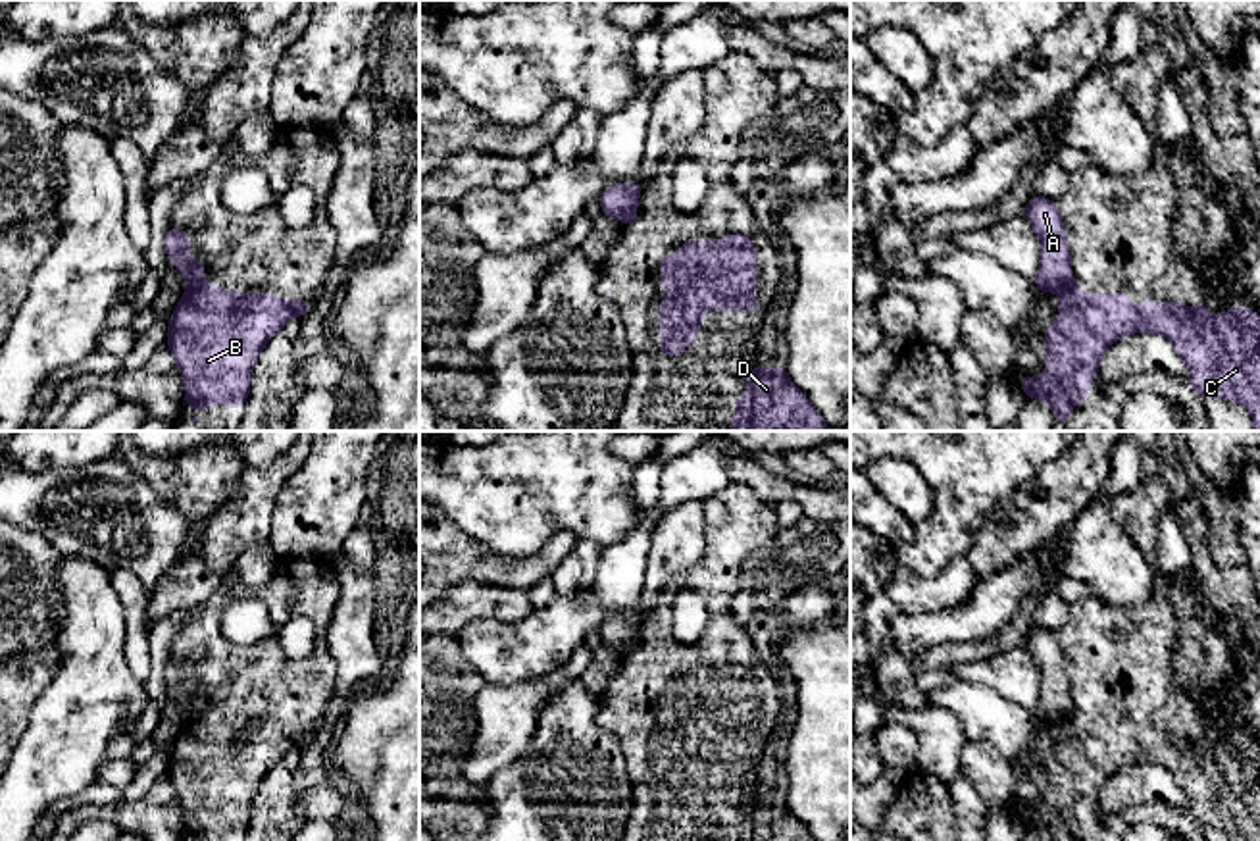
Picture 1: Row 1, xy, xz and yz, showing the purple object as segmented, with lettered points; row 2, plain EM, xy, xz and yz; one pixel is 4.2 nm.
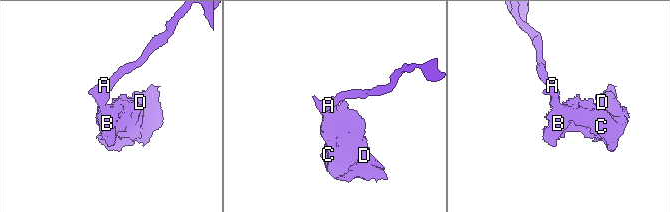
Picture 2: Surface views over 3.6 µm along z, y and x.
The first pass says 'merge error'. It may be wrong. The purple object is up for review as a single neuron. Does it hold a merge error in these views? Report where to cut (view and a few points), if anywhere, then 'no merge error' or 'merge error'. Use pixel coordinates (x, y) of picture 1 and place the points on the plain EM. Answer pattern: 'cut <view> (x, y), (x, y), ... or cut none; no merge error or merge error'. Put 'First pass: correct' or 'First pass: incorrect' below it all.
cut yz (1072, 707), (1045, 722); merge error
First pass: correct

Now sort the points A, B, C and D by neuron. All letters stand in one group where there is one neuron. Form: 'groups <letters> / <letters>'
groups A / B C D

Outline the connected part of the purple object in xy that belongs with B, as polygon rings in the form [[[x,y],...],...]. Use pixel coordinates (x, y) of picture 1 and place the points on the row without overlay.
[[[198,689],[202,706],[179,729],[167,762],[167,777],[177,791],[185,814],[185,835],[214,841],[217,828],[229,839],[242,839],[248,831],[250,810],[262,779],[290,749],[302,749],[312,731],[277,731],[273,724],[223,724],[204,710],[204,689]]]

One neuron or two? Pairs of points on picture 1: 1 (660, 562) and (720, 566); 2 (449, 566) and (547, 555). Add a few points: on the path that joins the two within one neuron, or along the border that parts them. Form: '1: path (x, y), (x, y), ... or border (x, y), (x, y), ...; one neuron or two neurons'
1: border (705, 520), (705, 557), (658, 589); two neurons
2: path (474, 566), (487, 566), (495, 572), (522, 572); one neuron

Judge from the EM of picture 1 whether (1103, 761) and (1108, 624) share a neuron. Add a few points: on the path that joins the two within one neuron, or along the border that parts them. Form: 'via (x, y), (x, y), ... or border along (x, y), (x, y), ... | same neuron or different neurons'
via (1105, 726), (1108, 659) | same neuron

